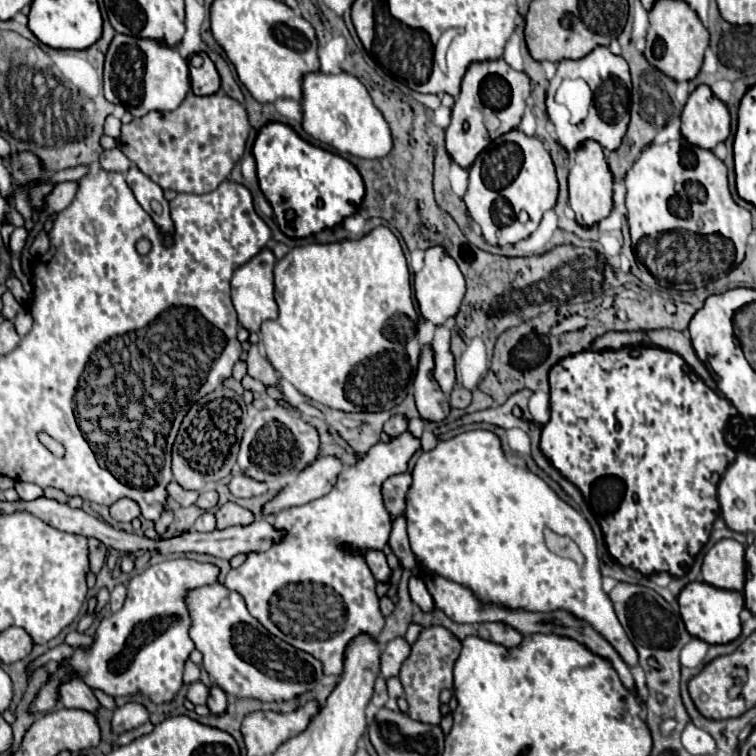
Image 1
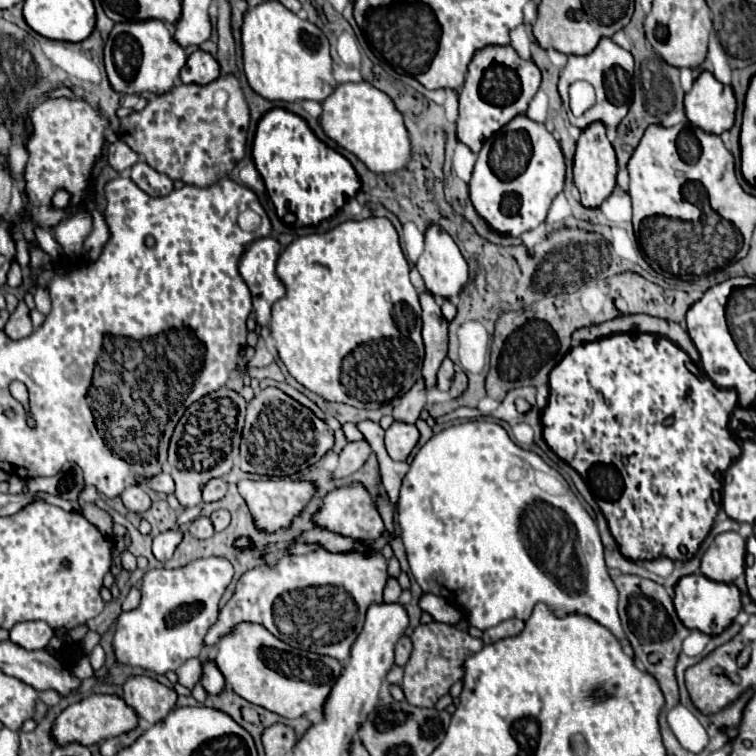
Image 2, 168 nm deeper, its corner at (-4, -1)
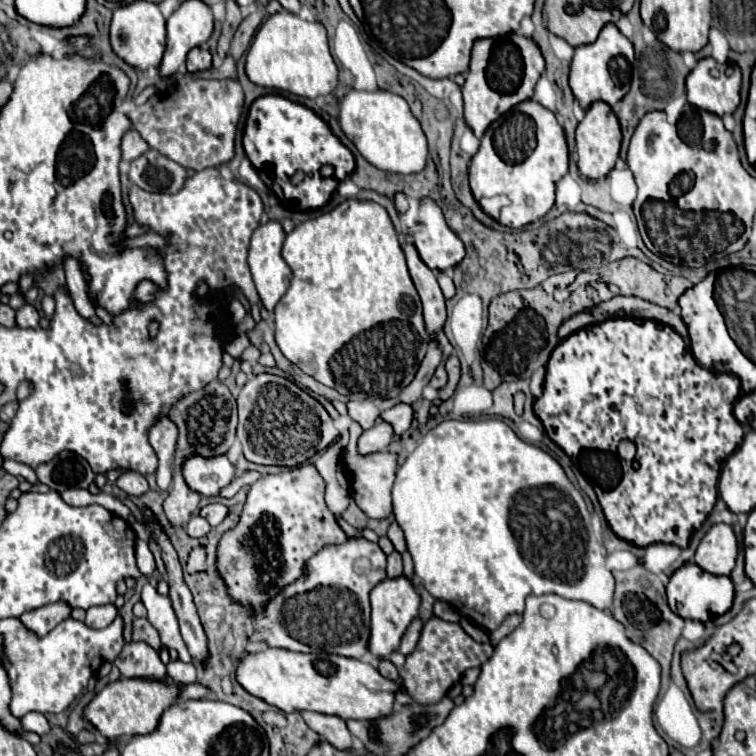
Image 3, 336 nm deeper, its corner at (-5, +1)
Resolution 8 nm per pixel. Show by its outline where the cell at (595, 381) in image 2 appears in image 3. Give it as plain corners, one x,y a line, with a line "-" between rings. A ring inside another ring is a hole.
608,319
572,333
556,347
546,367
544,393
534,401
534,413
544,423
546,435
564,449
592,483
606,521
620,539
636,547
670,543
686,549
692,533
714,509
724,459
742,443
744,429
732,415
740,391
734,375
722,375
720,379
720,375
700,367
690,347
672,327
650,319
642,323
-
620,439
636,443
634,465
618,457
616,445

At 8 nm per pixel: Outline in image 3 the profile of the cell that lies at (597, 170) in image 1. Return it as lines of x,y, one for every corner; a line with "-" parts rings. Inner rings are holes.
594,103
588,111
584,121
576,129
576,155
578,155
578,169
586,179
600,179
606,177
612,167
616,165
620,153
620,123
614,117
612,109
606,103

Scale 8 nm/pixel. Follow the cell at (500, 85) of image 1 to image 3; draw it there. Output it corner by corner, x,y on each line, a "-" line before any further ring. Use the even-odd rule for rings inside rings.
510,33
498,39
478,39
472,49
470,71
462,85
464,95
464,121
482,139
490,123
510,111
514,105
532,97
536,81
544,73
544,57
538,45
522,35

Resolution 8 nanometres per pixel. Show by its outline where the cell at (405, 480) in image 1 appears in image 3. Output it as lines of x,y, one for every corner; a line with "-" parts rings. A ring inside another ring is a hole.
350,401
348,403
348,413
356,423
360,423
362,429
374,427
374,423
376,423
376,419
380,415
376,411
376,407
372,403
368,403
368,401

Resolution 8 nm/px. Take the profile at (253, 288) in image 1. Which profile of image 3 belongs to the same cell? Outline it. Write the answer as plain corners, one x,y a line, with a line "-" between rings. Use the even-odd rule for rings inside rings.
268,221
262,223
250,239
250,249
248,249
248,267
256,285
256,291
260,295
262,305
266,307
266,311
274,311
276,303
280,301
280,297
286,293
286,289
290,287
290,279
292,279
292,271
290,267
284,263
280,251
282,251
282,243
284,243
284,231
282,225
278,221

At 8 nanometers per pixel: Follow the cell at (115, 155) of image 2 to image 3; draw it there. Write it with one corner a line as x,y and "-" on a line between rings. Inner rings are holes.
130,129
122,137
122,159
124,161
134,161
146,151
148,151
148,143
144,143
144,139
140,139
140,135
136,135
134,129

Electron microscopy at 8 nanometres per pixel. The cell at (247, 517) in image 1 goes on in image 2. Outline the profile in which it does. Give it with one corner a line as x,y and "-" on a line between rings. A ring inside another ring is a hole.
217,509
215,513
211,513
211,523
215,527
215,531
223,531
231,521
231,515
227,509

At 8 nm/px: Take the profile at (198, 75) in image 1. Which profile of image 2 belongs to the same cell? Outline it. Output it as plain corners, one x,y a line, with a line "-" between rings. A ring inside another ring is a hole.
197,49
187,57
185,67
181,69
181,81
183,83
197,83
207,85
219,77
219,63
213,59
213,55

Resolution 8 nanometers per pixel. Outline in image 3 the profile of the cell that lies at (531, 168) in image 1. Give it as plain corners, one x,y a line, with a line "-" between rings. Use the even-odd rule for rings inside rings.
528,99
504,113
488,127
480,149
470,163
470,189
476,201
506,195
510,205
500,209
500,223
520,229
542,219
554,205
556,183
568,173
568,147
564,131
552,111

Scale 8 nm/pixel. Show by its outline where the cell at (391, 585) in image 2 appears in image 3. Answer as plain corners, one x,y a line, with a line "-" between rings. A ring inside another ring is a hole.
394,551
392,555
388,555
388,579
396,577
402,577
402,557

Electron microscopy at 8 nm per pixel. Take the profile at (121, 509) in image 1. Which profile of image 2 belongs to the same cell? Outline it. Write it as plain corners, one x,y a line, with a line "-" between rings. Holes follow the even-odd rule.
131,485
127,487
123,493
121,493
121,499
125,503
125,507
129,511
135,511
135,513
143,513
151,507
151,499
149,495
145,493
145,489
141,489
139,485

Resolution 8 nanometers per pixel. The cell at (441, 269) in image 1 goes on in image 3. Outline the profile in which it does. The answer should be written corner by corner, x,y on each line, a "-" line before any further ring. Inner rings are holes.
430,199
420,201
420,223
422,229
416,235
420,259
434,271
456,267
464,259
464,245
446,225
440,207

